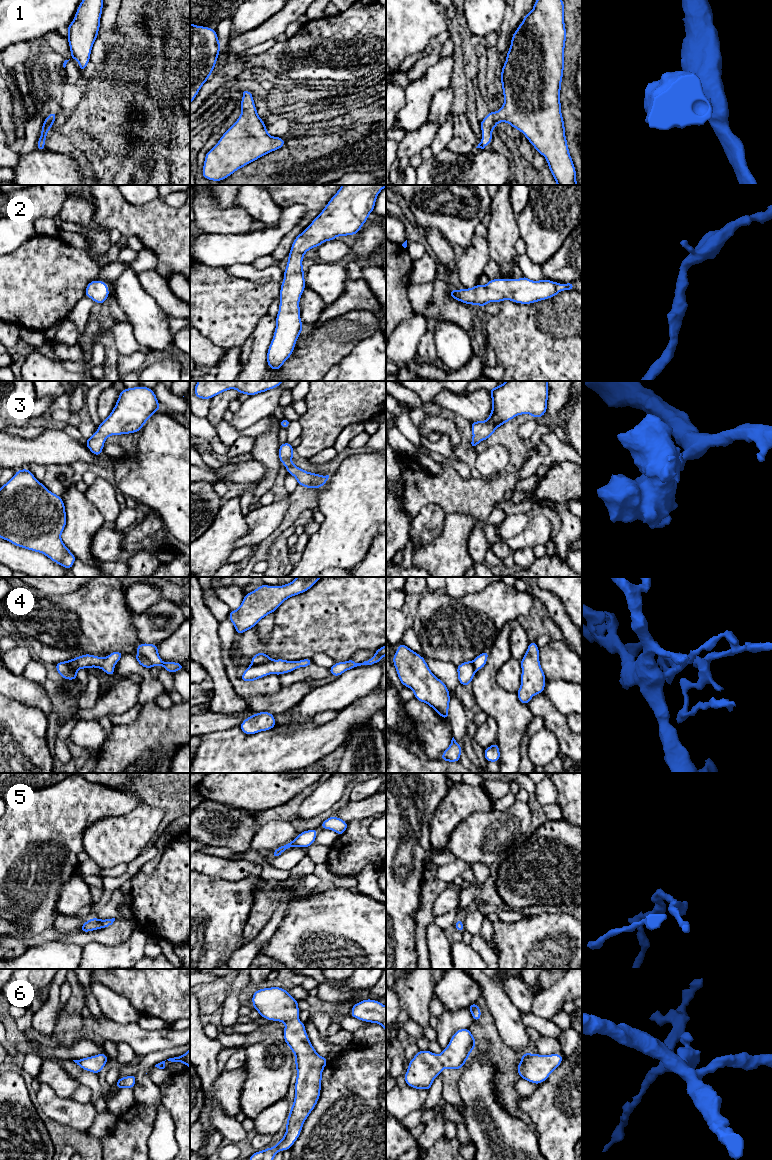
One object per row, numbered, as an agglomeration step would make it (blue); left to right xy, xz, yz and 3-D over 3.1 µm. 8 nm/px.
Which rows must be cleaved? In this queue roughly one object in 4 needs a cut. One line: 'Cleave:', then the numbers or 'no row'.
Cleave: 4

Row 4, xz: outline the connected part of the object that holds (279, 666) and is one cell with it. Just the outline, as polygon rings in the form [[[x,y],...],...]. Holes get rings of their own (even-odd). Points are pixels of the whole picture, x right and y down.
[[[309,658],[300,661],[287,661],[284,659],[271,660],[261,665],[248,666],[239,679],[245,682],[251,682],[269,674],[280,676],[283,673],[290,673],[300,667],[309,667],[312,663],[312,659]]]

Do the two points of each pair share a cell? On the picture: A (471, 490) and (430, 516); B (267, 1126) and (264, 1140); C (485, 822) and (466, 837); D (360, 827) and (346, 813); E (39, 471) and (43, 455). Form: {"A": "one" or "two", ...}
{"A": "two", "B": "two", "C": "one", "D": "two", "E": "two"}

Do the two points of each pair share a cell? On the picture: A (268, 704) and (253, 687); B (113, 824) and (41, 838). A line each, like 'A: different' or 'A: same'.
A: different
B: different

